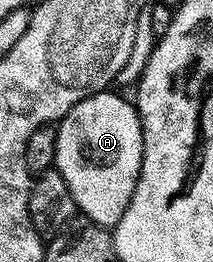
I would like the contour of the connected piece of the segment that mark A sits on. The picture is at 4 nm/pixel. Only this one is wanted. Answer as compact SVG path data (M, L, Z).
M105 89L96 92L94 95L88 96L80 103L75 103L69 111L64 114L63 119L58 123L58 134L56 137L56 162L54 164L55 170L59 171L60 175L66 181L66 185L70 189L70 193L77 208L81 212L85 211L89 215L93 224L99 225L105 229L115 228L116 223L124 215L124 211L128 208L128 202L132 200L132 194L136 188L136 179L140 176L140 162L144 160L144 133L140 129L140 112L136 110L131 102L128 103L120 95L115 95L112 89Z

